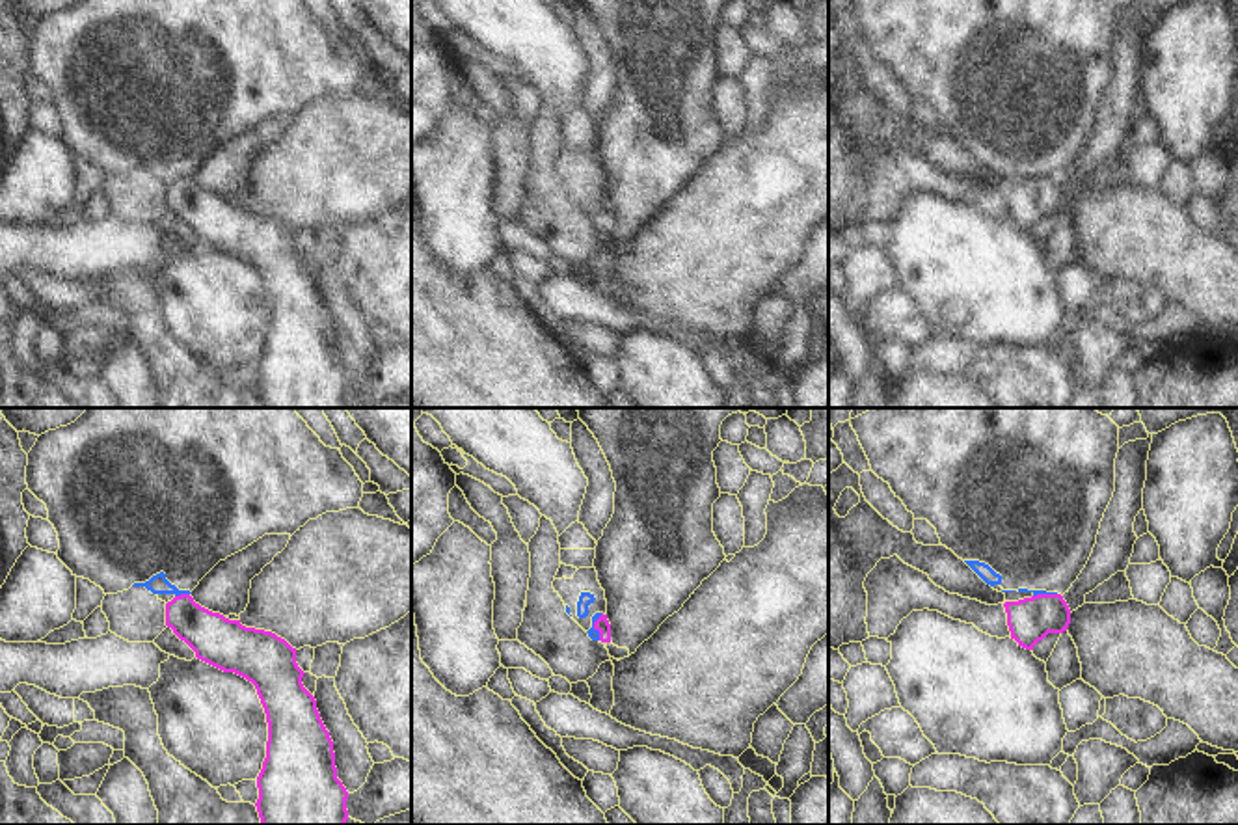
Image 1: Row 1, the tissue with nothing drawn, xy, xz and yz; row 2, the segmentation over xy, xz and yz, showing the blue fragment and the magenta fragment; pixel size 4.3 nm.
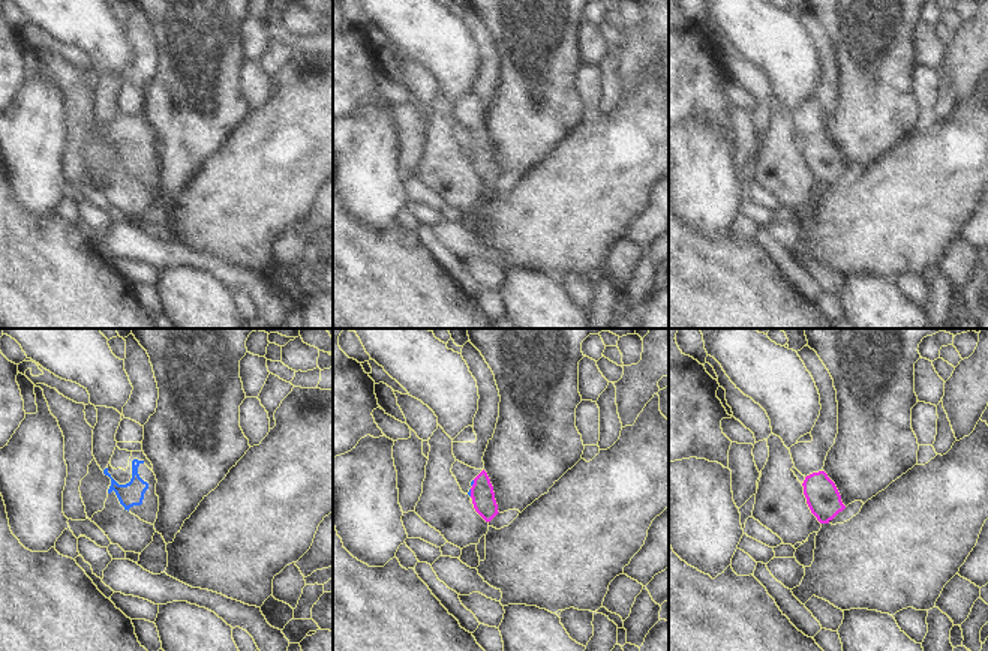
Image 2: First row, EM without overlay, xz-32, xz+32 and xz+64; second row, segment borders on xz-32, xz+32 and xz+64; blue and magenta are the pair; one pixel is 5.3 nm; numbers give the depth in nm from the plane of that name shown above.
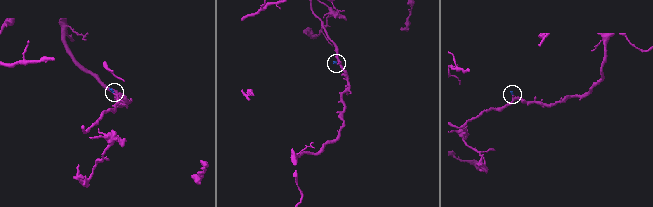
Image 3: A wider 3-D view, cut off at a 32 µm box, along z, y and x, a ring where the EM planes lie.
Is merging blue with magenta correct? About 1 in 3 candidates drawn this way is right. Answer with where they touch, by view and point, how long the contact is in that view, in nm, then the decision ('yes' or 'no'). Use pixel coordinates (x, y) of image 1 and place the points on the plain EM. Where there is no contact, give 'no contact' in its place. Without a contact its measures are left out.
contact xy (181, 175); length 70 nm; no

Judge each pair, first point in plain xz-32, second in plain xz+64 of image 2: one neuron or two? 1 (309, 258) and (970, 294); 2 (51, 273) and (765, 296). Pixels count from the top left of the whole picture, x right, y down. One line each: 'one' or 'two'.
1: one
2: one

